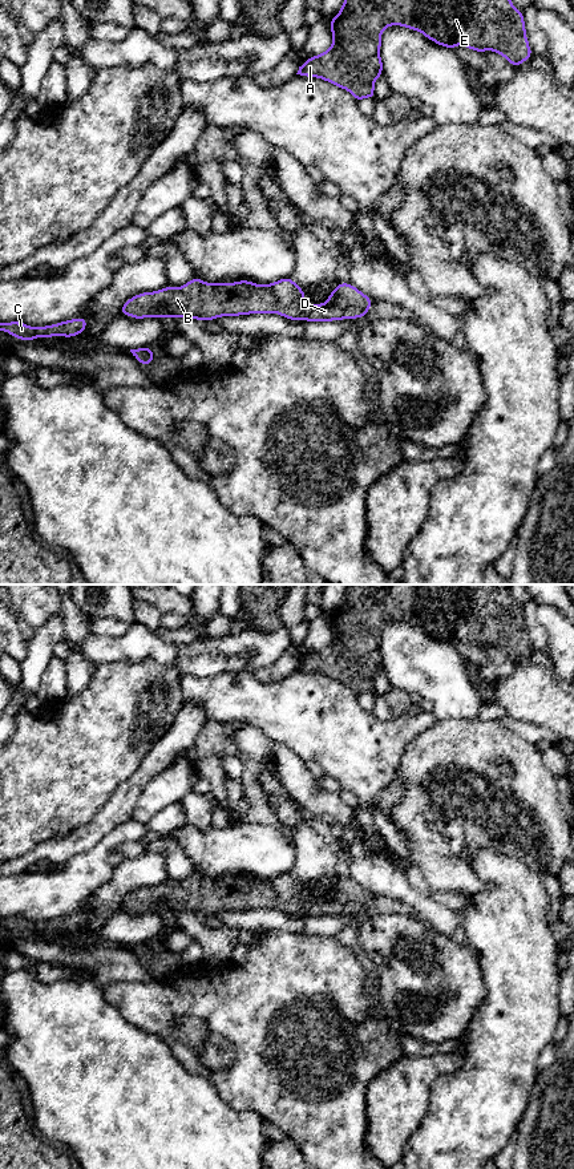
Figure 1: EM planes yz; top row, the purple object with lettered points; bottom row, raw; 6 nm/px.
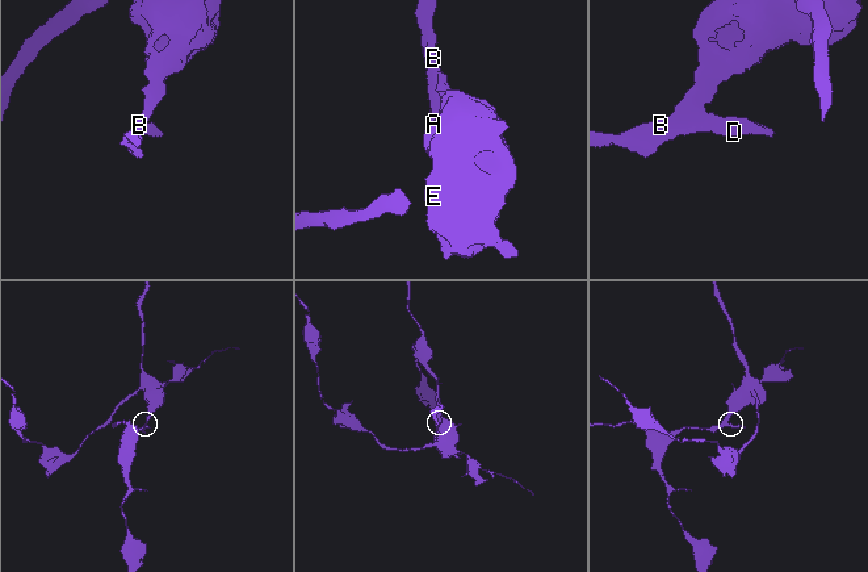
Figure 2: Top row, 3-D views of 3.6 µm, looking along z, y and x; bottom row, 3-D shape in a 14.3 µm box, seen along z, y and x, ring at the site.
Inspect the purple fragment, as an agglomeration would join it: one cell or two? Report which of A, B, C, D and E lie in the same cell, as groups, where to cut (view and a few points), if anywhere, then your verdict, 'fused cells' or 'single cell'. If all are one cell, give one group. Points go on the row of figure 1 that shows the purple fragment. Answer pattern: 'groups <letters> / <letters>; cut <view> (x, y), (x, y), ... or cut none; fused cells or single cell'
groups A B C D E; cut none; single cell

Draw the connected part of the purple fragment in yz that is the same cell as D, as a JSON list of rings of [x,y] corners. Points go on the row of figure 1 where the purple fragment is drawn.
[[[290,276],[264,286],[250,280],[214,284],[193,278],[182,287],[165,287],[130,298],[120,315],[137,320],[155,317],[163,321],[178,316],[210,321],[222,316],[279,314],[296,321],[334,321],[368,316],[373,302],[351,283],[339,283],[327,303],[306,304],[304,296],[306,292]]]

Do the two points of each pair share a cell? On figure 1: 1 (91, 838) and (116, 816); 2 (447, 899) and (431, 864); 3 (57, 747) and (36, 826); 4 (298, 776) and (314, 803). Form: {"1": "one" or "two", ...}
{"1": "one", "2": "two", "3": "one", "4": "one"}

